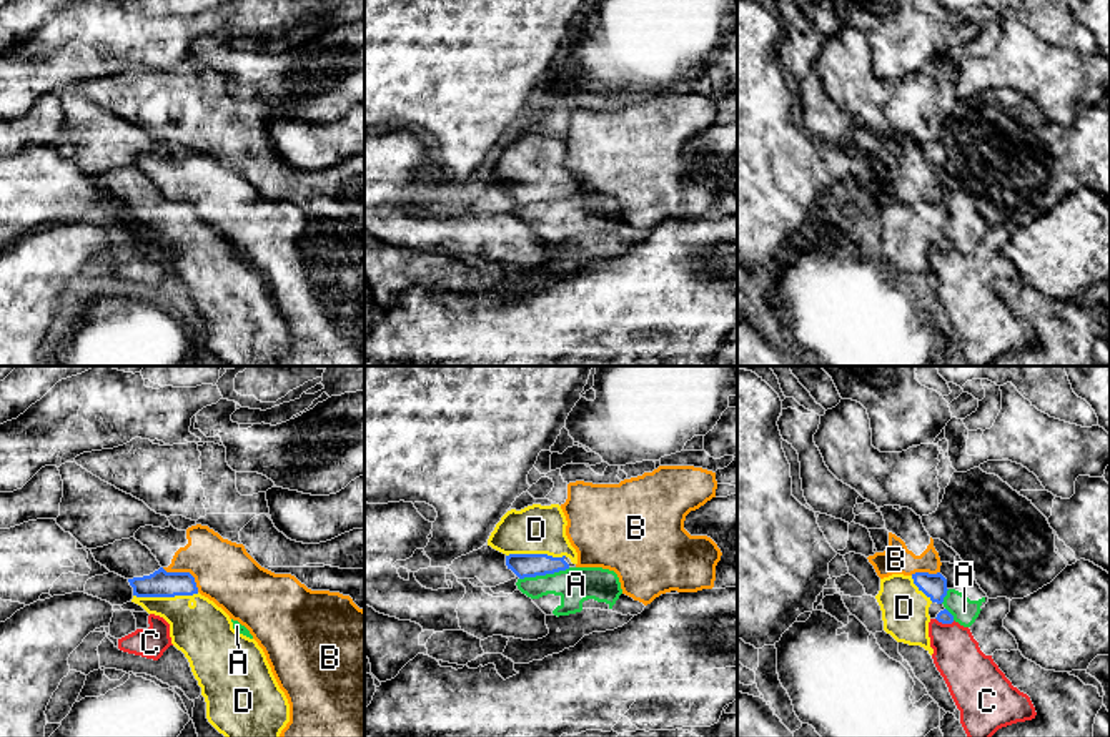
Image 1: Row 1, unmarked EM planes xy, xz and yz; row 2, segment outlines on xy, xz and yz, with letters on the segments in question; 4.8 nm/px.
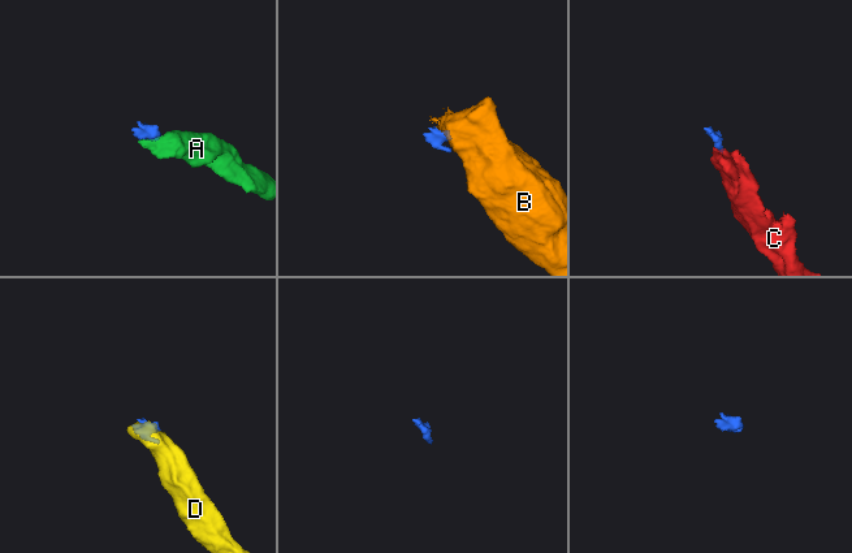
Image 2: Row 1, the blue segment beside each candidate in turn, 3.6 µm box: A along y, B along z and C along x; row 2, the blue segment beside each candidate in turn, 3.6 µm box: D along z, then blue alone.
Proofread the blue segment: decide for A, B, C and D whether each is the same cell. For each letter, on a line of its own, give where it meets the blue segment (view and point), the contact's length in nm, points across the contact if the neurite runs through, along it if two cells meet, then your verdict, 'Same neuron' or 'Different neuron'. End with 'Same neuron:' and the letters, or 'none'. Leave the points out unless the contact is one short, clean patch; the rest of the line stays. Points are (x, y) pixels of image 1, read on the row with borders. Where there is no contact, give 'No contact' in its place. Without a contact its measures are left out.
A: Touches blue at xz (545, 574). Shared border 260 nm. Boundary: xz (569, 568), (520, 579). Different neuron
B: Touches blue at xy (185, 573). Shared border 220 nm. Boundary: xy (162, 568), (167, 571), (187, 571), (198, 591). Different neuron
C: Touches blue at yz (946, 623). Shared border 100 nm. Boundary: yz (936, 618), (942, 623), (954, 621). Different neuron
D: Touches blue at xy (165, 596). Shared border 320 nm. Path across: xy (158, 584), (165, 596), (203, 631). Same neuron
Same neuron: D

